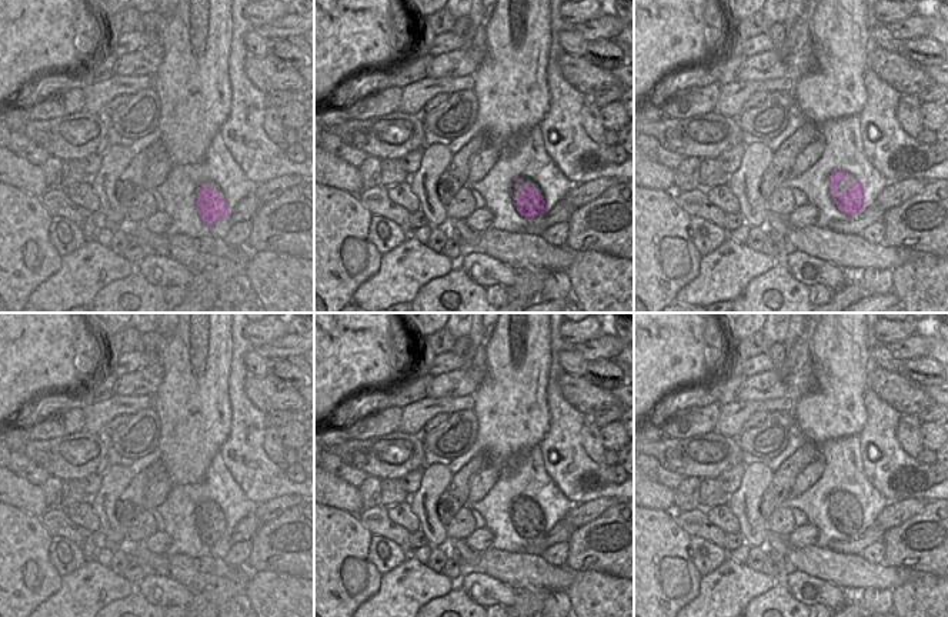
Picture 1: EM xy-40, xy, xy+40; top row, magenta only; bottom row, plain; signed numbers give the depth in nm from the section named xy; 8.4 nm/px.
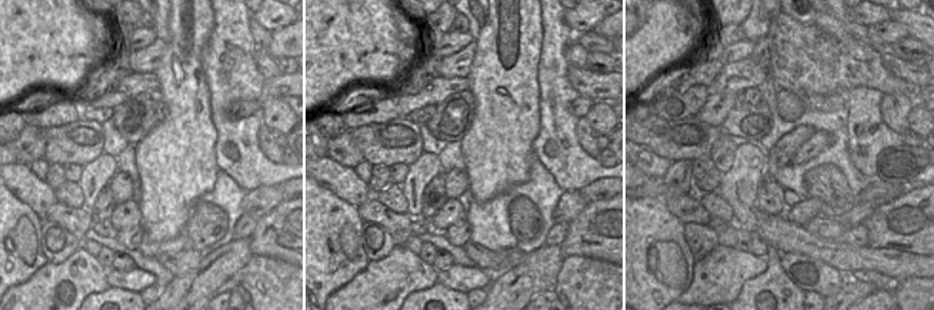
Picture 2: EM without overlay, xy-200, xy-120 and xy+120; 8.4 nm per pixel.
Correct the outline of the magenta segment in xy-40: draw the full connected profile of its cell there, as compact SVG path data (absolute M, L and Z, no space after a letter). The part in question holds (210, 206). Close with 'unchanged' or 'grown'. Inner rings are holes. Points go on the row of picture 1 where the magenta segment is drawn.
M203 186L198 193L197 211L208 227L214 226L221 217L231 217L224 207L224 197L217 194L210 186Z | unchanged

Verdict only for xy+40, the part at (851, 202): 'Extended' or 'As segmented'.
As segmented

